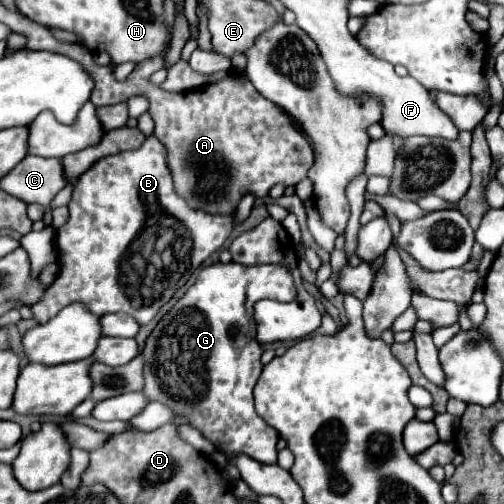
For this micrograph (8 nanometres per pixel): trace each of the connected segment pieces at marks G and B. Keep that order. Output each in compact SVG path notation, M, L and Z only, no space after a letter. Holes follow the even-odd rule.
M214 263L202 269L196 283L186 295L162 317L156 329L150 333L144 355L144 393L152 401L160 401L170 407L176 417L188 417L196 429L208 437L216 449L228 453L244 453L262 463L276 463L278 431L258 417L254 411L252 389L262 373L262 347L256 341L256 329L252 323L252 307L260 299L292 301L296 295L290 271L282 265L240 265L240 263Z
M148 137L144 145L136 151L124 151L94 163L78 179L68 209L70 219L58 229L56 235L60 249L60 273L56 281L48 287L44 297L36 305L32 305L32 313L38 323L48 323L52 317L58 315L60 309L64 309L70 303L84 303L94 315L102 317L106 313L124 311L132 315L140 325L148 325L156 317L160 307L168 303L172 295L190 279L192 271L198 269L200 263L204 263L214 251L218 251L234 229L234 215L210 215L206 211L196 211L188 207L188 203L182 197L174 195L172 177L166 165L166 147L156 137ZM152 213L162 213L162 219L174 217L180 223L174 245L168 249L170 257L162 253L162 267L144 259L138 253L140 249L132 249L134 239L138 239L142 231L150 225Z

